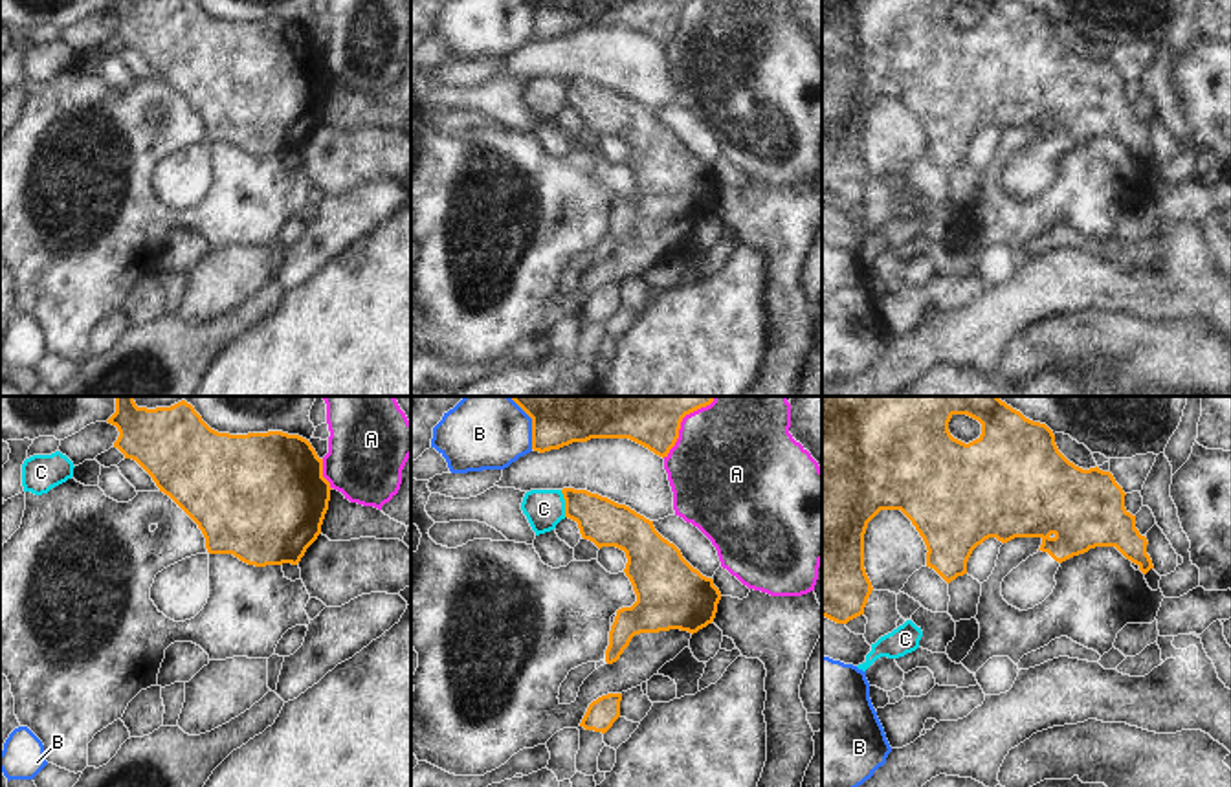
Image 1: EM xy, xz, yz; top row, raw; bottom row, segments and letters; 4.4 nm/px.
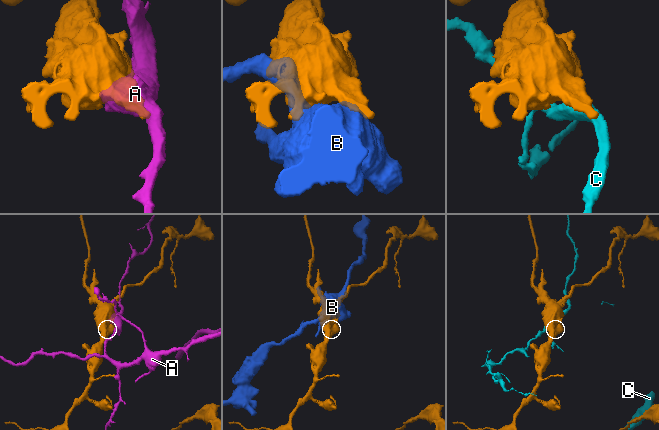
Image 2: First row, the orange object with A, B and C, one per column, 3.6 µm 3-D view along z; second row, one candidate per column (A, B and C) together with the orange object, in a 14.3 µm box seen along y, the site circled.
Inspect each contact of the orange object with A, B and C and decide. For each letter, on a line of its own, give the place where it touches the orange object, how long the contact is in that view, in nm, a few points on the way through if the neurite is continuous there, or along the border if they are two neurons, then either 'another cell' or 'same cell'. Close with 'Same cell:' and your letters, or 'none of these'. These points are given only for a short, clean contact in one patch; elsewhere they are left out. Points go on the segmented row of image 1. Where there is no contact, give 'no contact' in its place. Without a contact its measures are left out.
A: xy (321, 474) | 140 nm | another cell
B: xz (532, 422) | 260 nm | another cell
C: xz (565, 503) | 120 nm | another cell
Same cell: none of these

